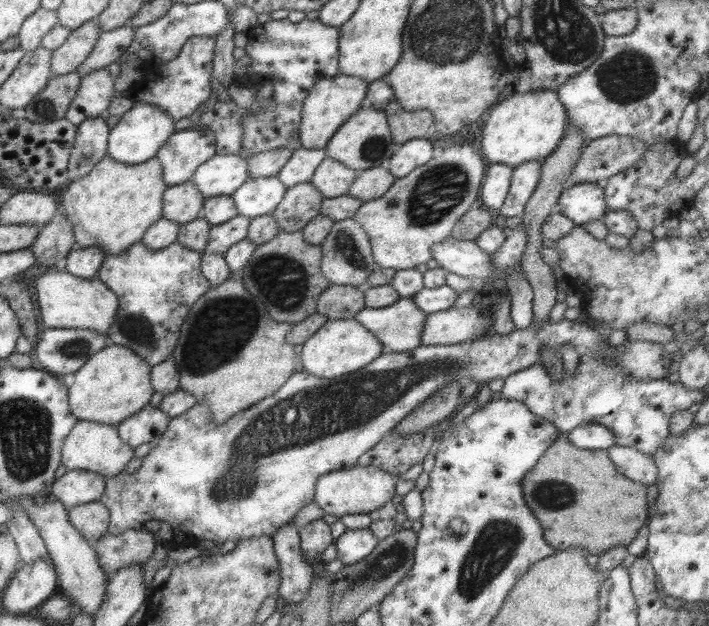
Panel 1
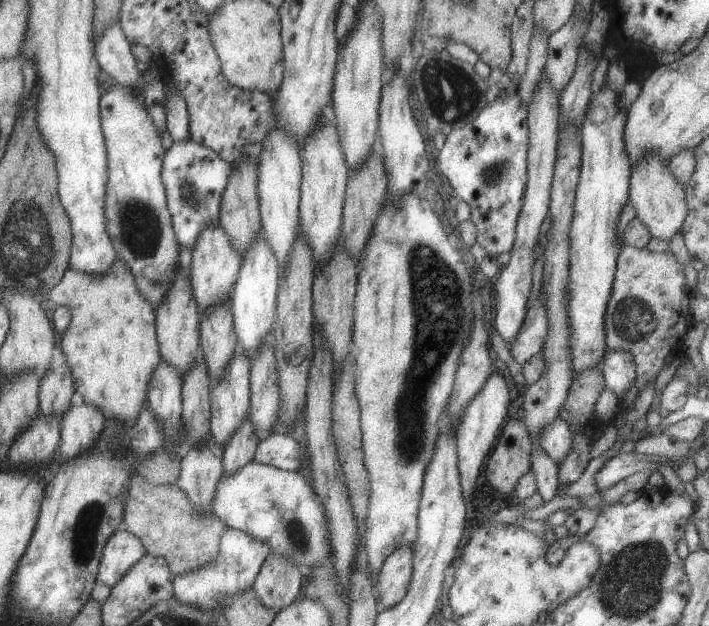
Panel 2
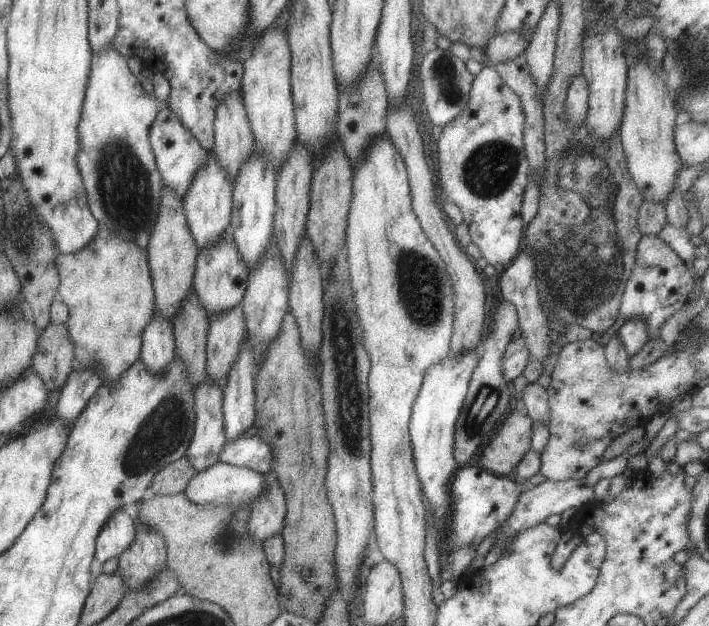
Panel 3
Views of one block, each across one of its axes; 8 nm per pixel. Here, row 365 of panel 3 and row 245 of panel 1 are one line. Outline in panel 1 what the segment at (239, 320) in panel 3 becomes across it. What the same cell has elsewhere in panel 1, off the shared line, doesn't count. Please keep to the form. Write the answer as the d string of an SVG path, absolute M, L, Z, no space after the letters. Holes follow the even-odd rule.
M238 214L231 220L223 222L223 224L211 225L204 252L209 252L209 254L223 254L227 252L227 248L231 244L246 238L249 222L249 218Z

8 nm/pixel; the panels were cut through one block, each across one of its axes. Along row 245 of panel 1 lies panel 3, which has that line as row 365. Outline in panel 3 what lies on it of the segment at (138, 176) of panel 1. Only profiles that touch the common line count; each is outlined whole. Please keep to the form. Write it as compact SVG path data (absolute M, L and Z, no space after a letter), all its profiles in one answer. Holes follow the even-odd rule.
M97 226L93 240L75 253L54 256L59 275L56 295L68 308L66 328L78 368L93 368L105 382L117 382L121 372L140 360L141 332L153 316L154 292L146 250Z

